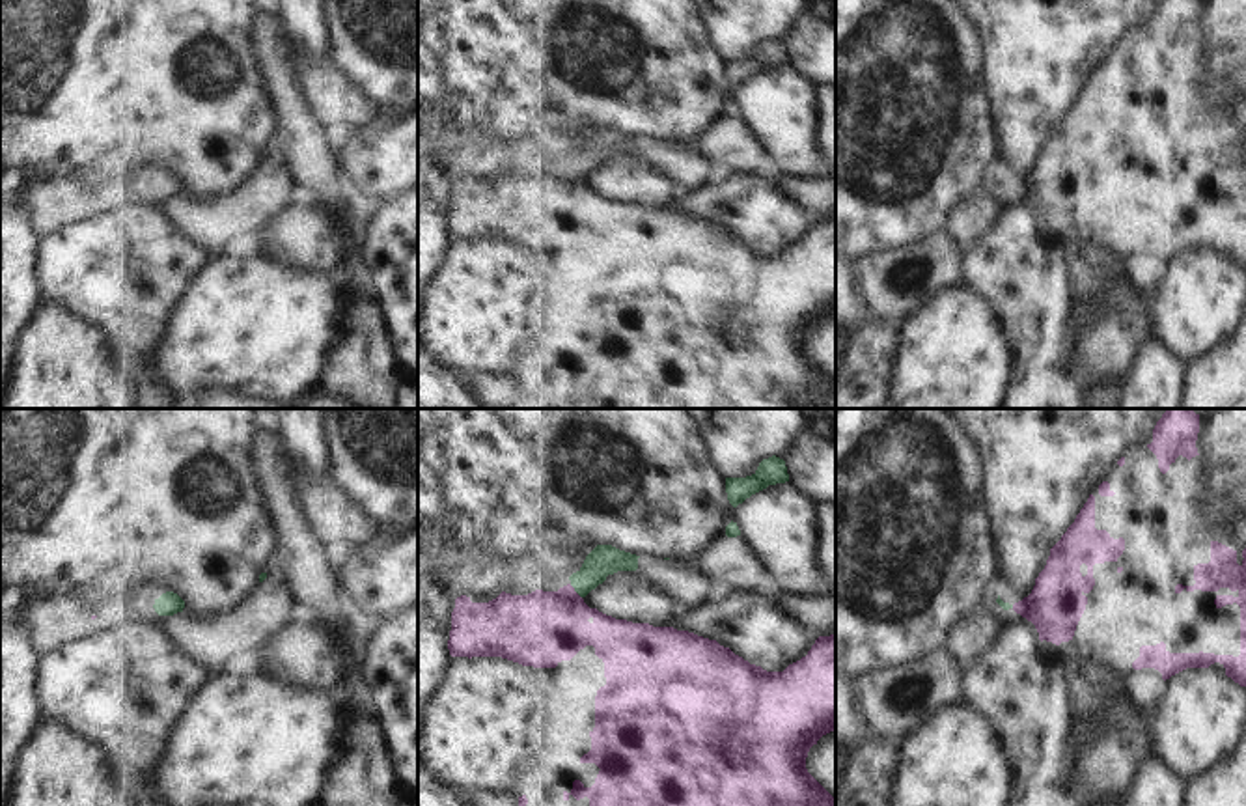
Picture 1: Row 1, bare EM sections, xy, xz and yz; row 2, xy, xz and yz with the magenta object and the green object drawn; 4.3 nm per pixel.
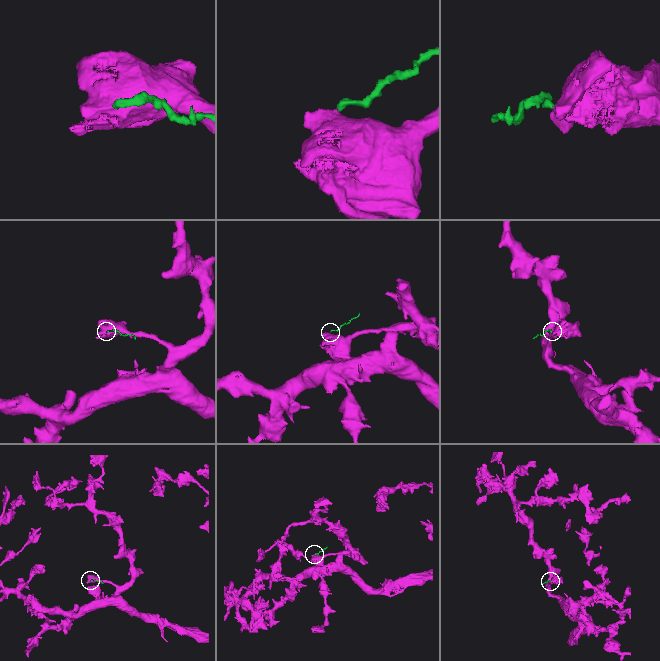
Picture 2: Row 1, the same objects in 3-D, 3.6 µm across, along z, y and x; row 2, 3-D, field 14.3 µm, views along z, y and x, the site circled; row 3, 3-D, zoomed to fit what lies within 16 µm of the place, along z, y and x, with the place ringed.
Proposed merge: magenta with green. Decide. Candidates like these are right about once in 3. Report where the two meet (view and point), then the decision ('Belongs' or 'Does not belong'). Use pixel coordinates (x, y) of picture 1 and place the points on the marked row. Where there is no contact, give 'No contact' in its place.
Touches magenta at xz (575, 592). Does not belong.

